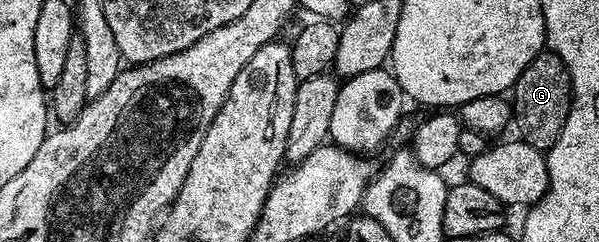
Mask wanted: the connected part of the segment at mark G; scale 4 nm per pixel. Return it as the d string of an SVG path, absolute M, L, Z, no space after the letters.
M543 49L520 73L512 88L512 123L518 131L517 138L524 140L532 149L540 152L549 151L568 121L570 100L574 93L574 82L570 79L570 70L564 61L552 49Z

